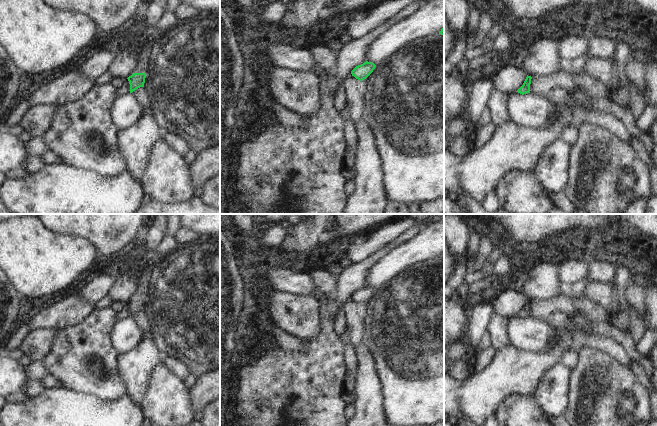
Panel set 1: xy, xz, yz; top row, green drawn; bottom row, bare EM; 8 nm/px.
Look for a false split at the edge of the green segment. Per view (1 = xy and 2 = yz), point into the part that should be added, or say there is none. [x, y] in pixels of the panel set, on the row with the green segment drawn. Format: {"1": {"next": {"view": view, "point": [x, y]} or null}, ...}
{"1": {"next": null}, "2": {"next": null}}

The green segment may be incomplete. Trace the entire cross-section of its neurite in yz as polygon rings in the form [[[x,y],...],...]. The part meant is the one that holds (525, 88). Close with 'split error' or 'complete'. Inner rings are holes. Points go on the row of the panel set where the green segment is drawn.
[[[527,75],[523,85],[517,90],[517,92],[522,95],[524,95],[526,93],[530,93],[531,79],[532,79],[532,77]]] | complete

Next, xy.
[[[134,73],[131,76],[129,76],[127,79],[130,84],[130,93],[132,93],[140,87],[144,87],[145,78],[146,73]]] | complete

